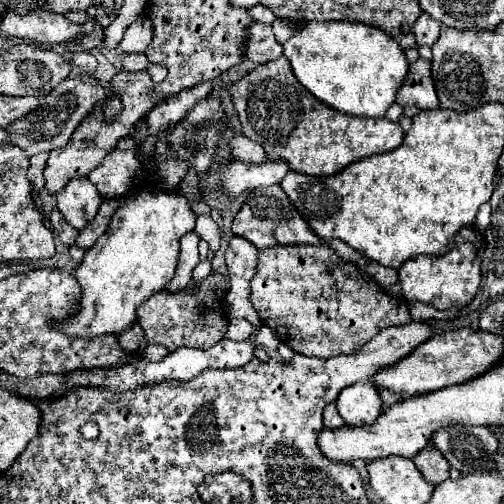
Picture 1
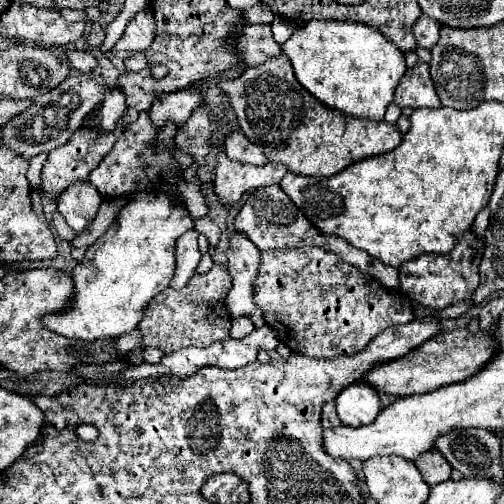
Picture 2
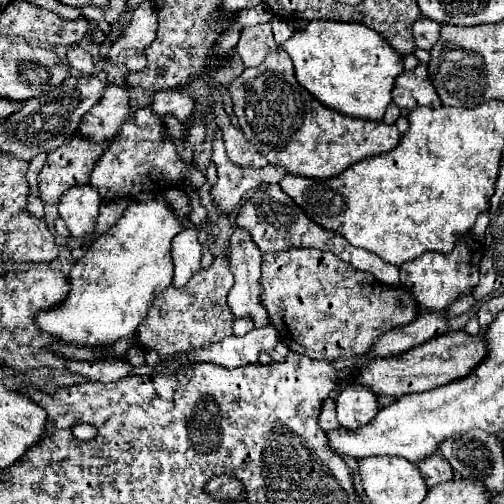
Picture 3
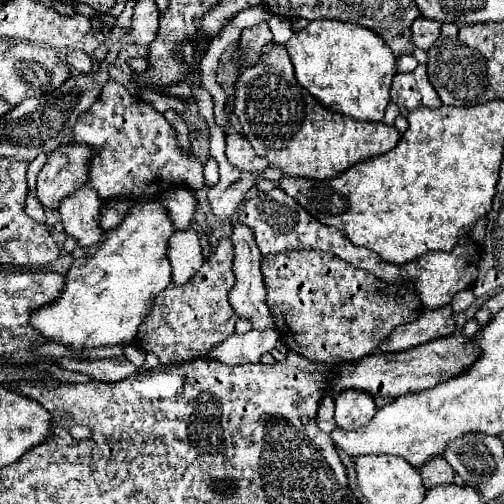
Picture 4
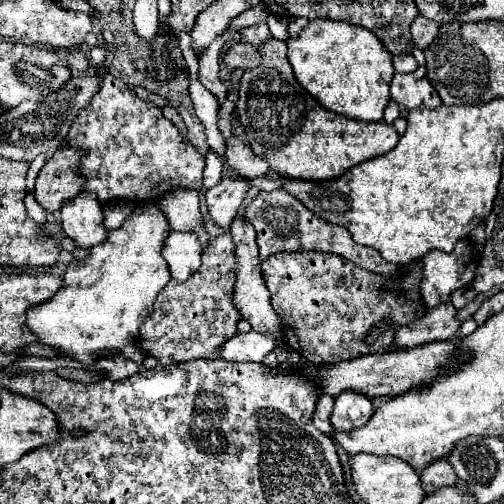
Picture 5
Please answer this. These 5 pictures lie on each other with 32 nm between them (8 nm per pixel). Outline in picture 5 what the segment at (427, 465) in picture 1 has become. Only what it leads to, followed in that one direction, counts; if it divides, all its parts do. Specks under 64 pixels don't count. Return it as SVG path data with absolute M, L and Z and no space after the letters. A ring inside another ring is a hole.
M436 460L428 464L420 472L420 478L422 478L422 488L426 492L434 492L436 488L442 488L442 486L454 486L456 482L456 474L446 460Z

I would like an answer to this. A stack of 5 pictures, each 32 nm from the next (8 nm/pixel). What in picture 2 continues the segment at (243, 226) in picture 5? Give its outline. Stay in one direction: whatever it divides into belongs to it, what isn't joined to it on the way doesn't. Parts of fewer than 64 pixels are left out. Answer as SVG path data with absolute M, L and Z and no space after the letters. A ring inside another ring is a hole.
M238 232L232 234L228 246L228 272L232 276L232 288L224 300L232 318L246 316L256 328L264 324L260 308L252 304L252 280L256 278L256 268L260 266L260 250Z

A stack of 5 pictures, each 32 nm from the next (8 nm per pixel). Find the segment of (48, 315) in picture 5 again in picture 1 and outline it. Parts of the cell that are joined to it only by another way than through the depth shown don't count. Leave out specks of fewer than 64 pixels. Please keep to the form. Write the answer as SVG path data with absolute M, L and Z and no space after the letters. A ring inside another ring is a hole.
M140 192L128 194L120 208L112 214L108 230L96 240L96 244L86 252L82 264L76 270L76 280L82 288L82 308L72 320L56 322L56 328L68 336L94 338L100 334L120 334L132 326L136 320L136 308L142 300L148 300L154 292L160 292L174 276L180 252L180 236L194 230L196 214L190 208L190 200L182 192Z

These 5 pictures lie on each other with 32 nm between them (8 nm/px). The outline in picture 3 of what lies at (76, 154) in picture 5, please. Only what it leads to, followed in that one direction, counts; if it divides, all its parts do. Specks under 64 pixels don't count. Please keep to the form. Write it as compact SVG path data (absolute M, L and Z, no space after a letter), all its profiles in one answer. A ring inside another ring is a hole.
M76 134L68 144L64 144L60 148L56 148L54 152L50 152L48 160L46 160L46 164L44 164L44 168L42 168L40 176L38 176L38 180L40 180L38 188L40 188L42 202L46 202L46 204L58 204L60 196L68 188L72 188L74 184L88 184L90 172L96 166L96 162L100 160L100 156L102 156L102 152L106 148L108 148L108 144L96 144L96 142L90 142L88 138Z

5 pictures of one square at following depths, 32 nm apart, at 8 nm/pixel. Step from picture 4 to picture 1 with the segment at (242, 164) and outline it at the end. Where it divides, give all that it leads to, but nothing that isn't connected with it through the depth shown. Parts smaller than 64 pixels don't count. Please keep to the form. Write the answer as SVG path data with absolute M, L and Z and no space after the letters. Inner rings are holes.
M242 134L234 136L232 142L230 142L230 146L232 146L232 154L234 154L234 158L240 160L240 162L262 164L262 162L268 160L264 148L262 148L258 142L252 142L250 138L246 138L246 136L242 136Z

